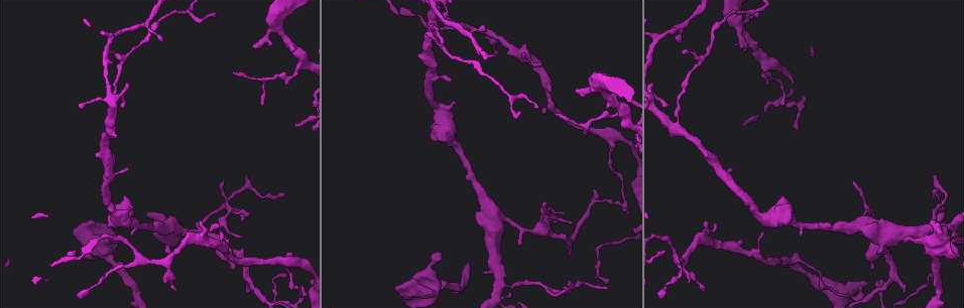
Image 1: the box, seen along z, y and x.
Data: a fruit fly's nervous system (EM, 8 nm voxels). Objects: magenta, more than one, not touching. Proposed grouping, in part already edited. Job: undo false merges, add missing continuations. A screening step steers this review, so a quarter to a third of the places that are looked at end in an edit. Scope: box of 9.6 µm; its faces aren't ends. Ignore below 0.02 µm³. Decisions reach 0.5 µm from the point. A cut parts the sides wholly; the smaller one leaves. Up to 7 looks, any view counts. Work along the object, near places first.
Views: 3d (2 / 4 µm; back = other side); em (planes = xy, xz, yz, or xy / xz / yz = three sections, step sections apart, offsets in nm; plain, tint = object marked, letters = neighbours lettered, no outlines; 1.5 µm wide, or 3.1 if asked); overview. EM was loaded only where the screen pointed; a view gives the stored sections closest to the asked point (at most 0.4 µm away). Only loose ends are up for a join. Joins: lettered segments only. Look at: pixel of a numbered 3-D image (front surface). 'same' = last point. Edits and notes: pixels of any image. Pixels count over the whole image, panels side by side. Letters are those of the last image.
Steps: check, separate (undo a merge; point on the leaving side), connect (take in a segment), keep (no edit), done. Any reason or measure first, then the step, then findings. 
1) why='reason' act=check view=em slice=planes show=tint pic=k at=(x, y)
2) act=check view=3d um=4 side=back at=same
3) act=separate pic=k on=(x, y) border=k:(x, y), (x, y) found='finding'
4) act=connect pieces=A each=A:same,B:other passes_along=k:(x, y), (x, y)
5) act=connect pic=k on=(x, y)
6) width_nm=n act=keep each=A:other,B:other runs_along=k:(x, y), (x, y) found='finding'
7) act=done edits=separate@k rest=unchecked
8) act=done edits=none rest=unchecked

why='two arms in line, one across' act=check view=3d um=2 pic=1 at=(766, 62)

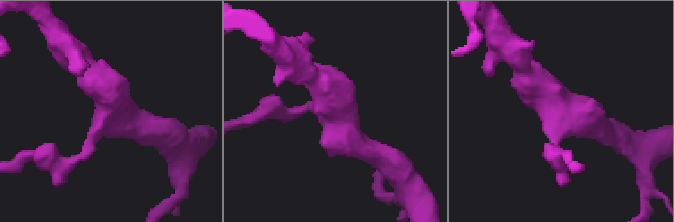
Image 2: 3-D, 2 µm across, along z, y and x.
arms=3 why='now the EM' act=check view=em slice=xz step=8 show=letters pic=2 at=(108, 107)

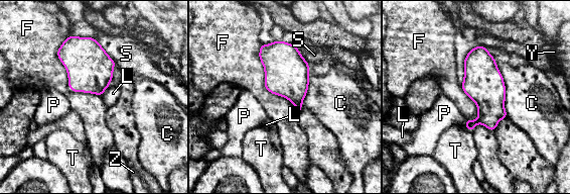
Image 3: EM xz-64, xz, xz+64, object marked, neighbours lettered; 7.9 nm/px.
act=keep each=C:other,F:other,L:other,P:other,S:other,T:other,Y:other,Z:other border=3:(69, 34), (67, 86), (101, 96) found='one neuron here'

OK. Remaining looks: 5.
why='free end' act=check view=3d um=4 pic=1 at=(536, 109)

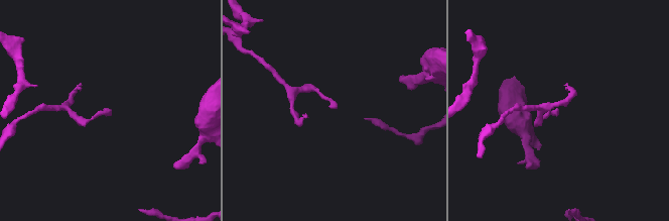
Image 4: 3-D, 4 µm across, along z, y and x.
act=check view=em slice=planes show=plain pic=4 at=(337, 107)

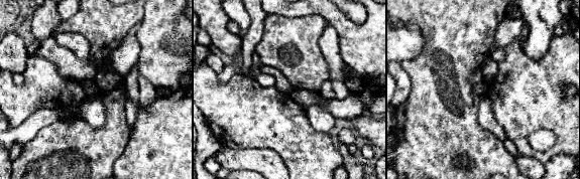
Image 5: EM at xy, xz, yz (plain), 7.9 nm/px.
act=check view=em slice=planes show=letters at=same

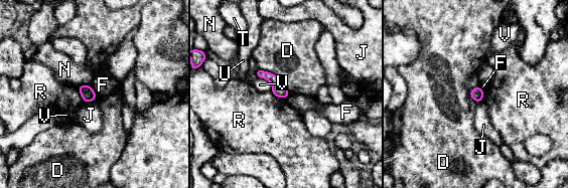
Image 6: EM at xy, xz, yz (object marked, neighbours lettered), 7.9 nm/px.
longest_contact=D:340nm act=keep each=D:other,F:other,J:other,N:other,R:other,T:other,U:other,V:other border=6:(90, 85), (97, 96) found='no lettered segment goes on from it'

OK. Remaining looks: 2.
act=check view=3d um=4 side=back pic=1 at=(73, 231)

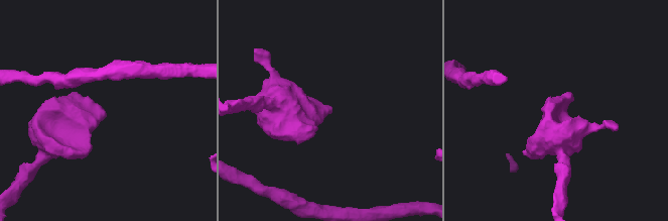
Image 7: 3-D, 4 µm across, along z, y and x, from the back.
why='now the EM' act=check view=em slice=planes show=letters pic=7 at=(329, 111)

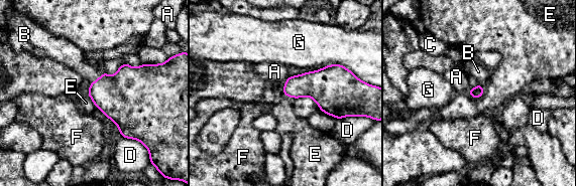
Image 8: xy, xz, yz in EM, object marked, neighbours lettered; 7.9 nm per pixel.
act=connect pieces=B each=A:other,B:same,C:other,D:other,E:other,F:other,G:other passes_along=8:(123, 97), (97, 79), (74, 58) found='the neuron continues'

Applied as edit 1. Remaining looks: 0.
act=done edits=connect@8 rest=unchecked

